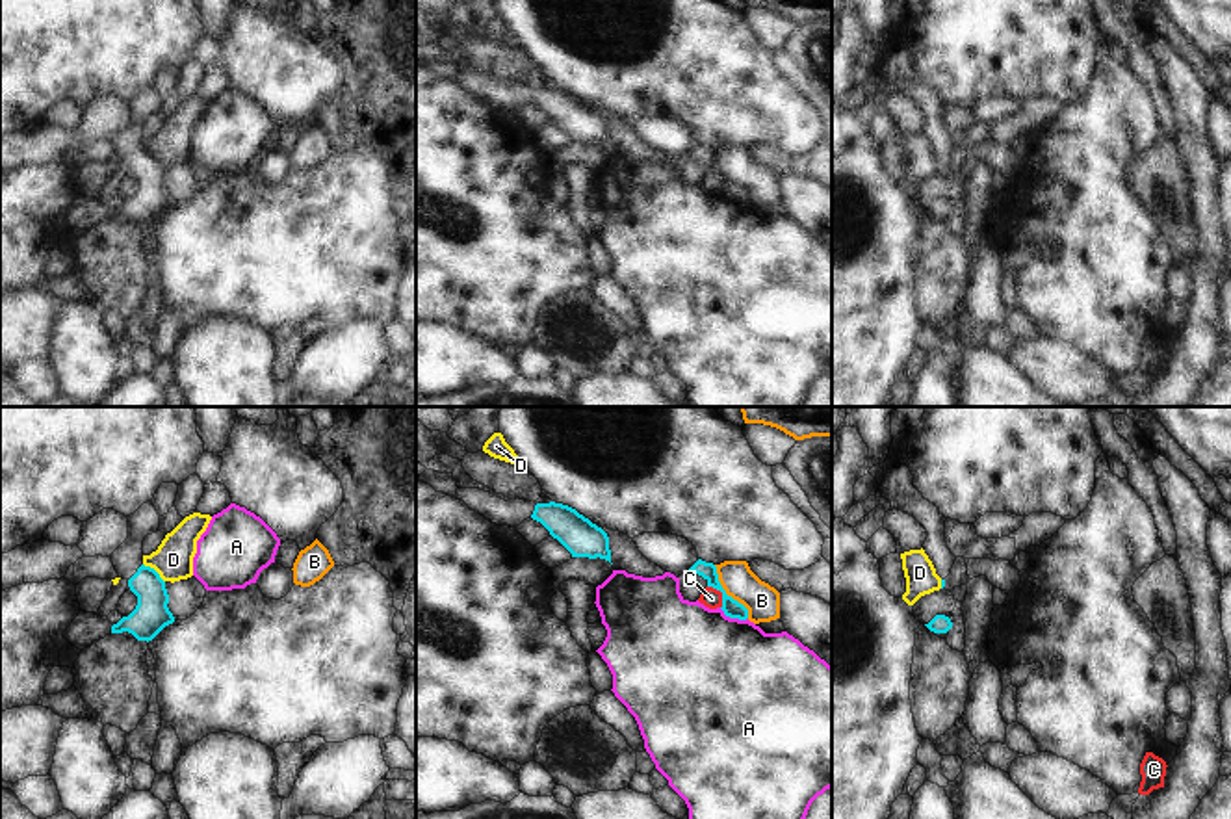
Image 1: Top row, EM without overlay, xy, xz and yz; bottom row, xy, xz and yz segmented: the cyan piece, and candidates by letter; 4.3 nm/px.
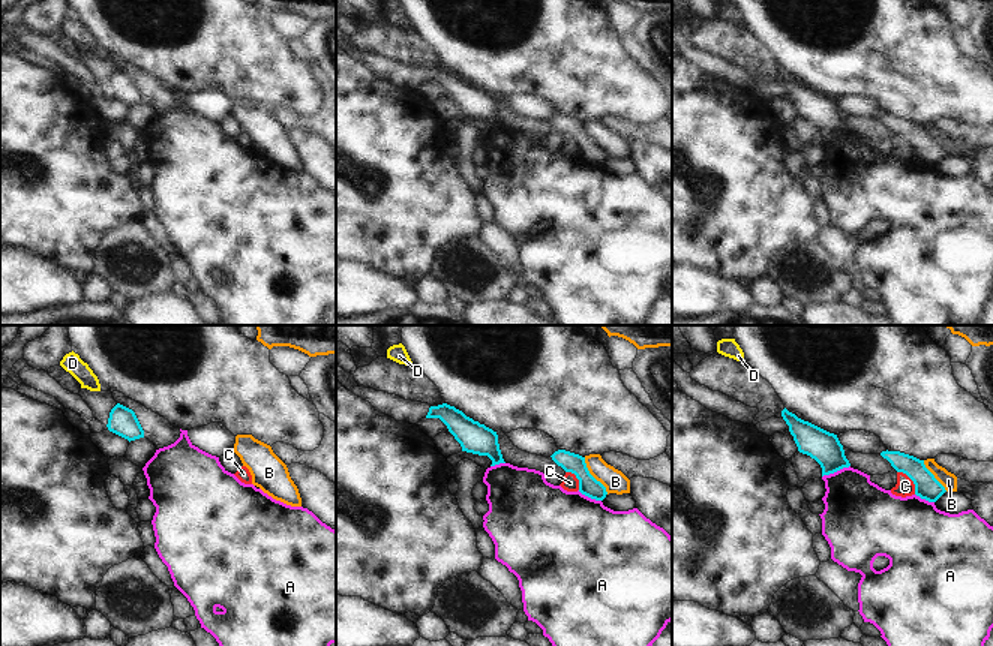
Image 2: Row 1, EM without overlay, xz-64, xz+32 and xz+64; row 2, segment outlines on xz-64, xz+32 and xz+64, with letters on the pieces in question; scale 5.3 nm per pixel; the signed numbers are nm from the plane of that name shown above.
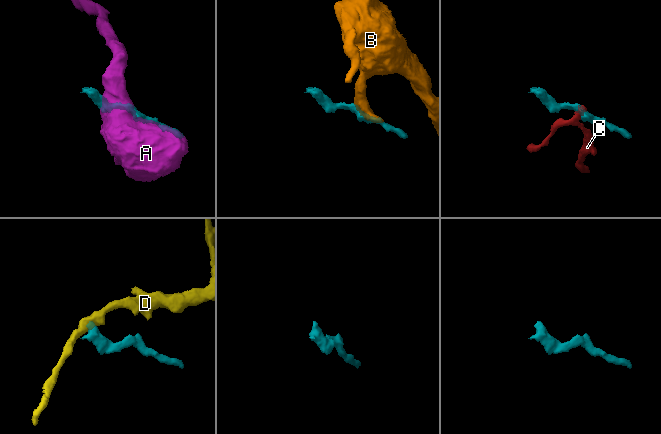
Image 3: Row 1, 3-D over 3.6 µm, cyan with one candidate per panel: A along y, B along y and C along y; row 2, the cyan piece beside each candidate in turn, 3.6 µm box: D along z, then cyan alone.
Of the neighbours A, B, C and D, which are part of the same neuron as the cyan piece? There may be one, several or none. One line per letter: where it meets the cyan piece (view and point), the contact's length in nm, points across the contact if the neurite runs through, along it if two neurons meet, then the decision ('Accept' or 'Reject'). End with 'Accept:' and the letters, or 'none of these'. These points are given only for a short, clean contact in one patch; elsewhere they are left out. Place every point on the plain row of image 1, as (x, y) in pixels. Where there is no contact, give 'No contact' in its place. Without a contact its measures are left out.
A: Touches cyan at xz (734, 201). Shared border 140 nm. Reject
B: Touches cyan at xz (725, 177). Shared border 280 nm. Boundary: xz (713, 149), (721, 171), (747, 194), (749, 201). Reject
C: Touches cyan at xz (723, 179). Shared border 120 nm. Boundary: xz (708, 169), (721, 177), (721, 192). Reject
D: Touches cyan at xy (155, 155). Shared border 130 nm. Boundary: xy (143, 147), (164, 166). Reject
Accept: none of these

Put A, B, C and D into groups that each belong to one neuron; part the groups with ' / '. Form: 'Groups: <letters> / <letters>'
Groups: A / B / C D

